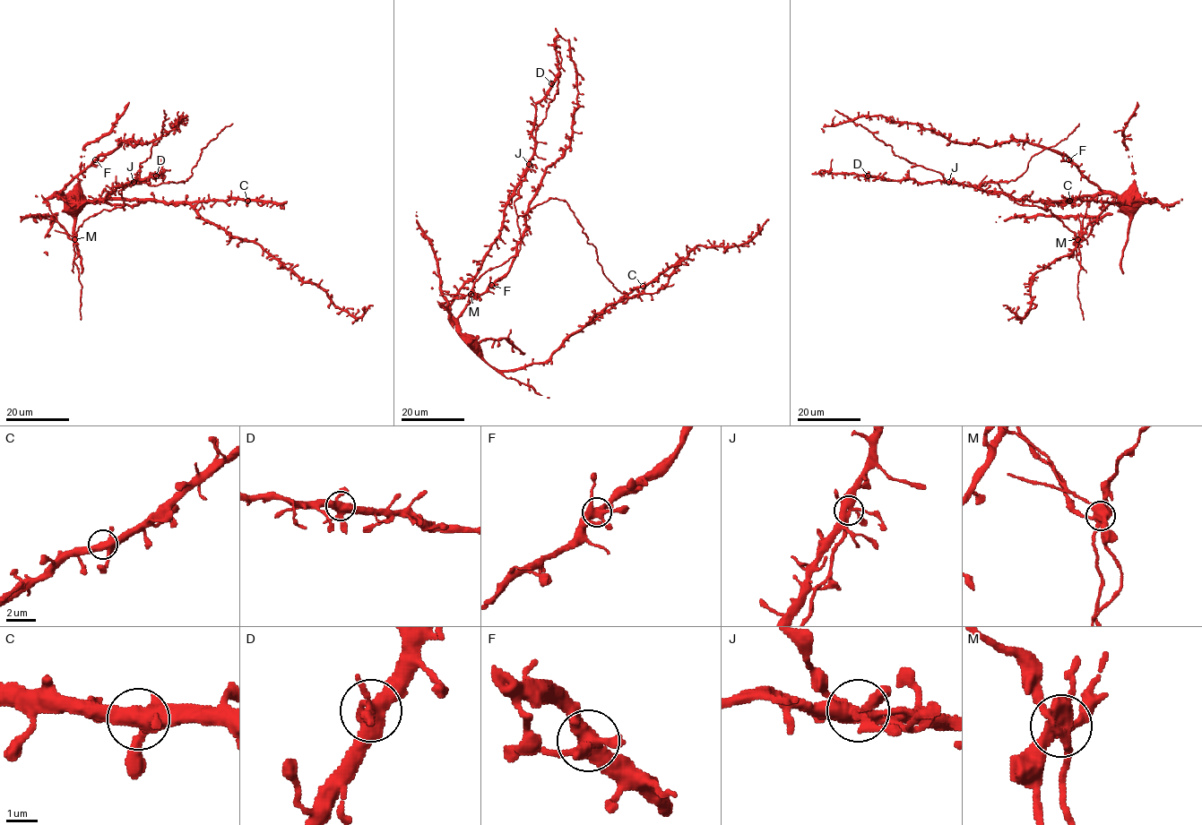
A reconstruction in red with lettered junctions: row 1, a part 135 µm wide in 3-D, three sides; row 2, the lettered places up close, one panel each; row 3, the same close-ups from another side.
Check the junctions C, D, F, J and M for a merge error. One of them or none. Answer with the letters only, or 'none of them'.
M

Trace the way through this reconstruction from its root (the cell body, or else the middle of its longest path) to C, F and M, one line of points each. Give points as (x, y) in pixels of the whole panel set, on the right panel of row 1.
C: (1124, 195), (1133, 195), (1142, 201), (1154, 200), (1128, 202), (1069, 201)
F: (1124, 195), (1104, 193), (1068, 159)
M: (1124, 195), (1096, 193), (1087, 203), (1082, 230), (1077, 239)

